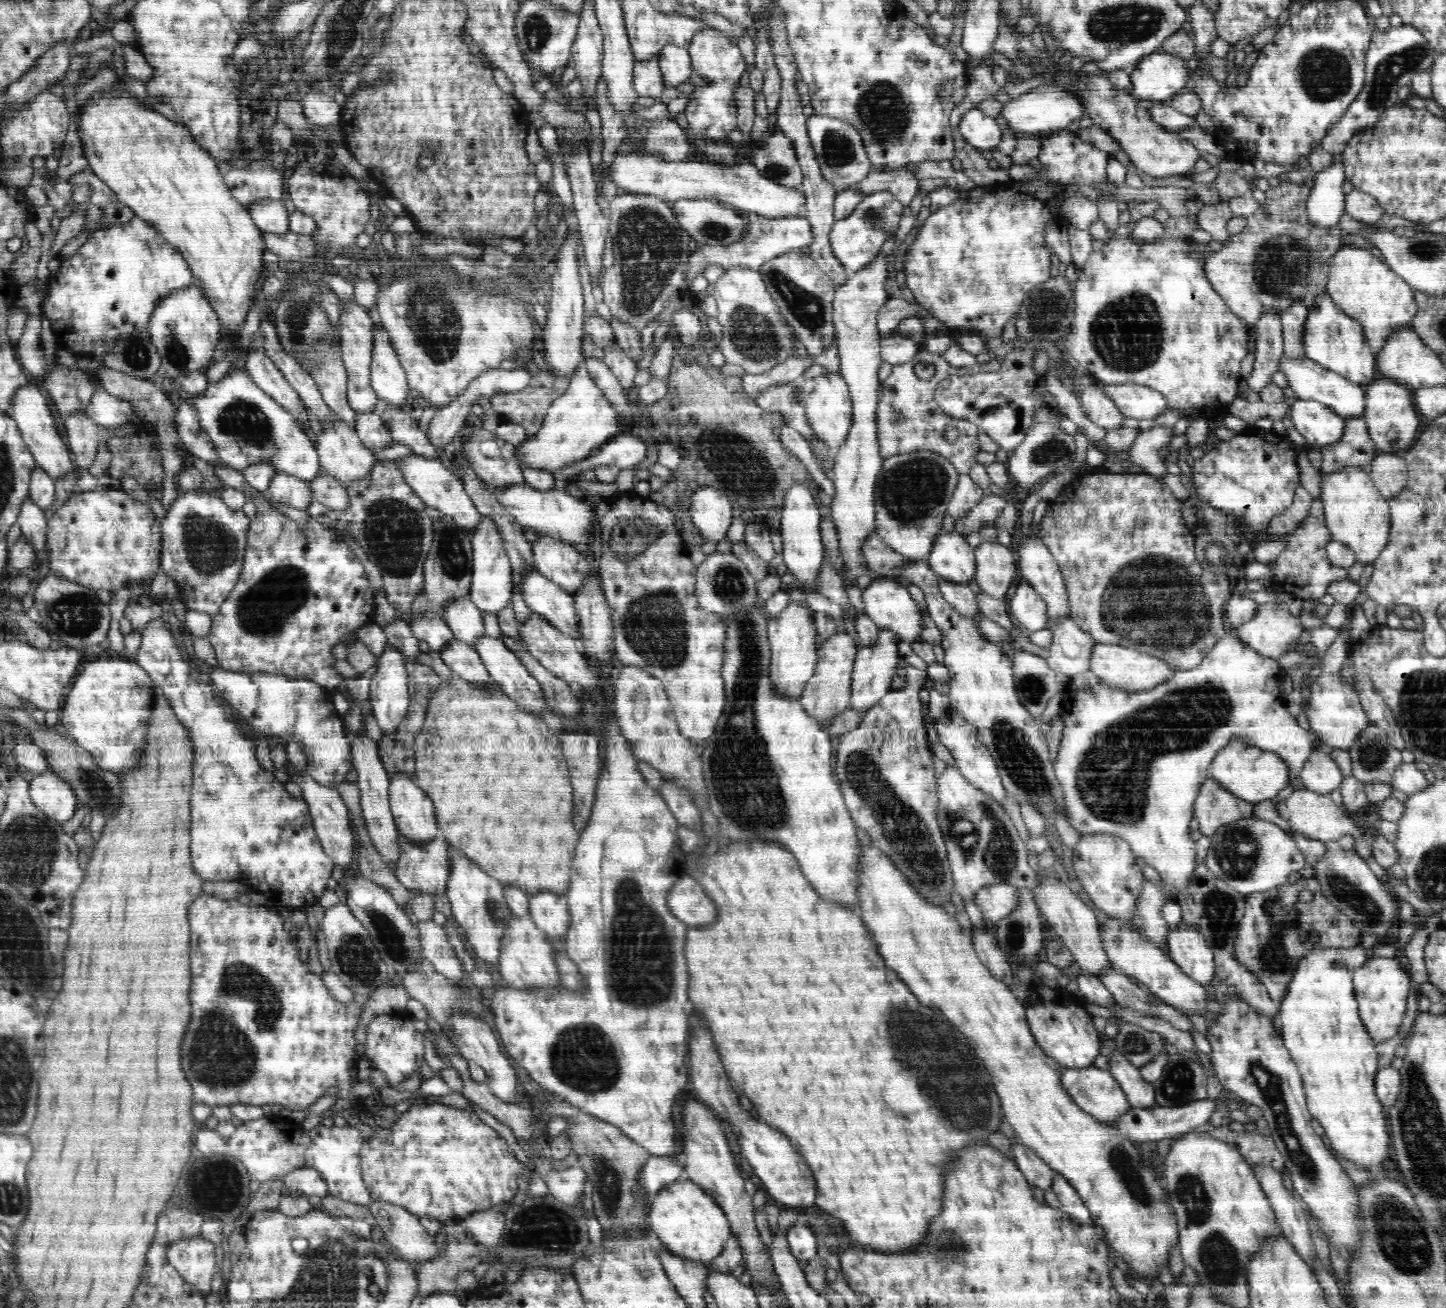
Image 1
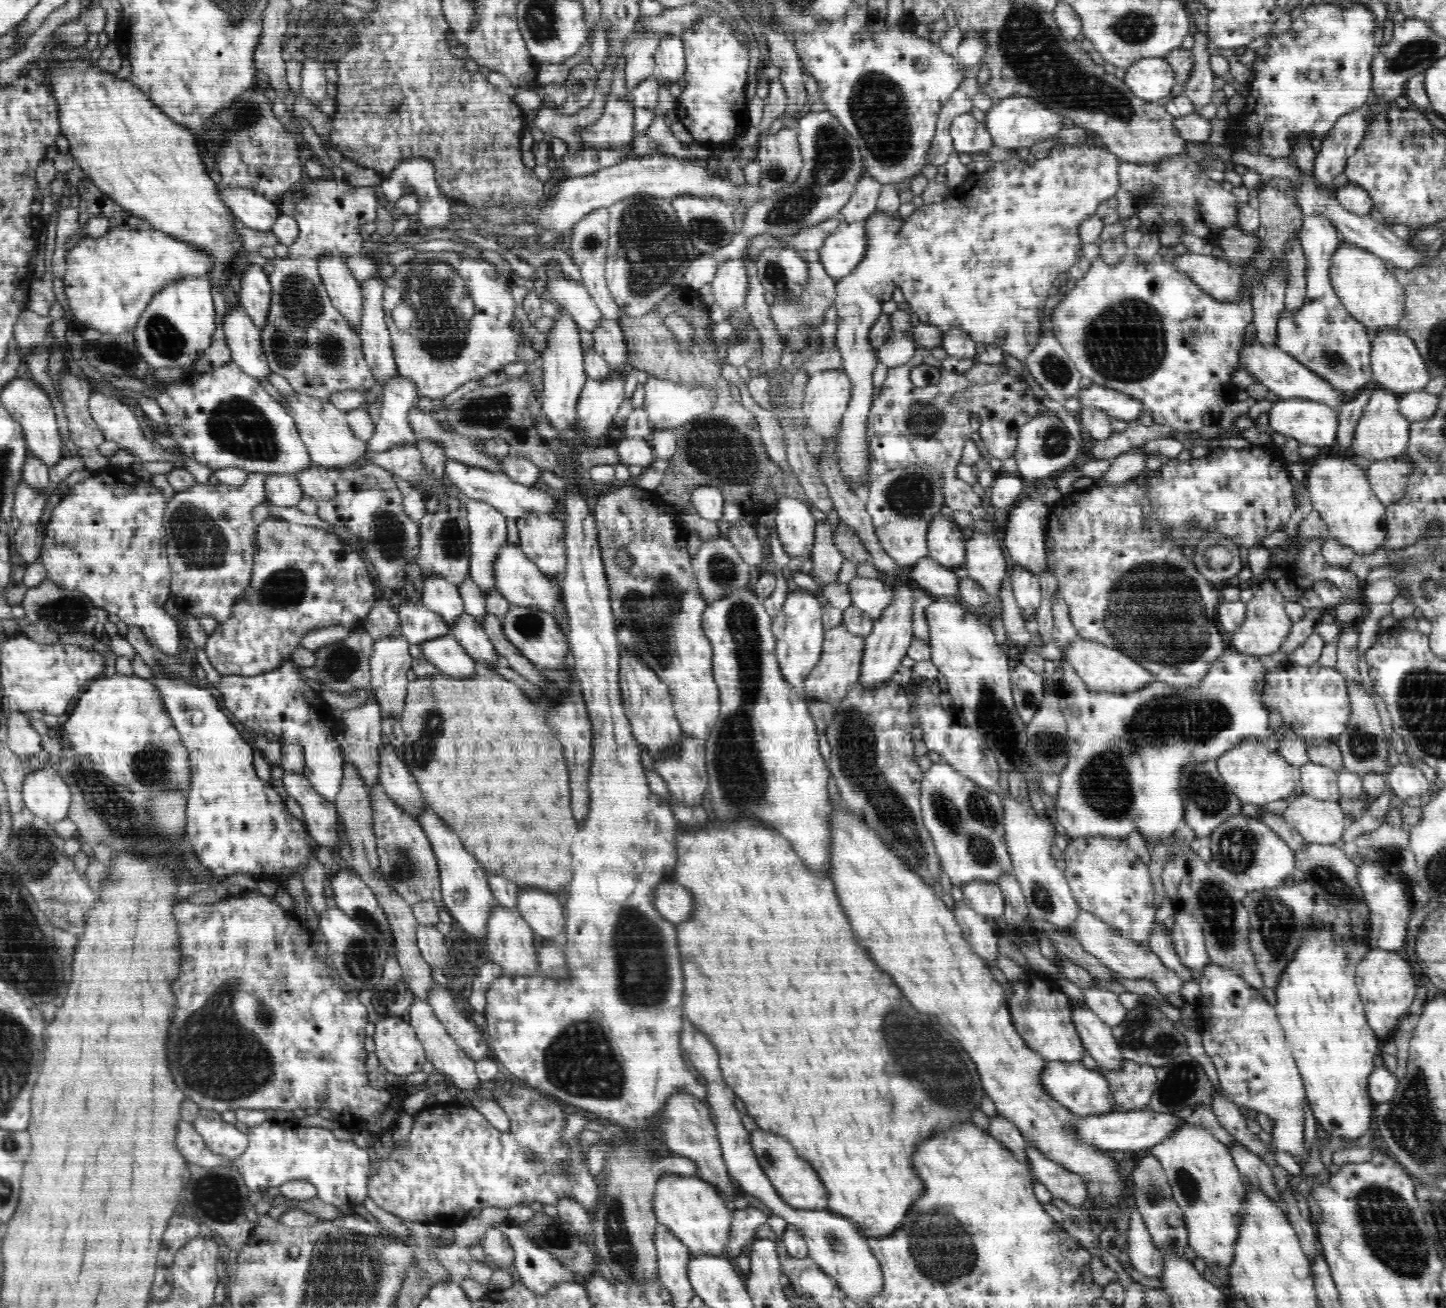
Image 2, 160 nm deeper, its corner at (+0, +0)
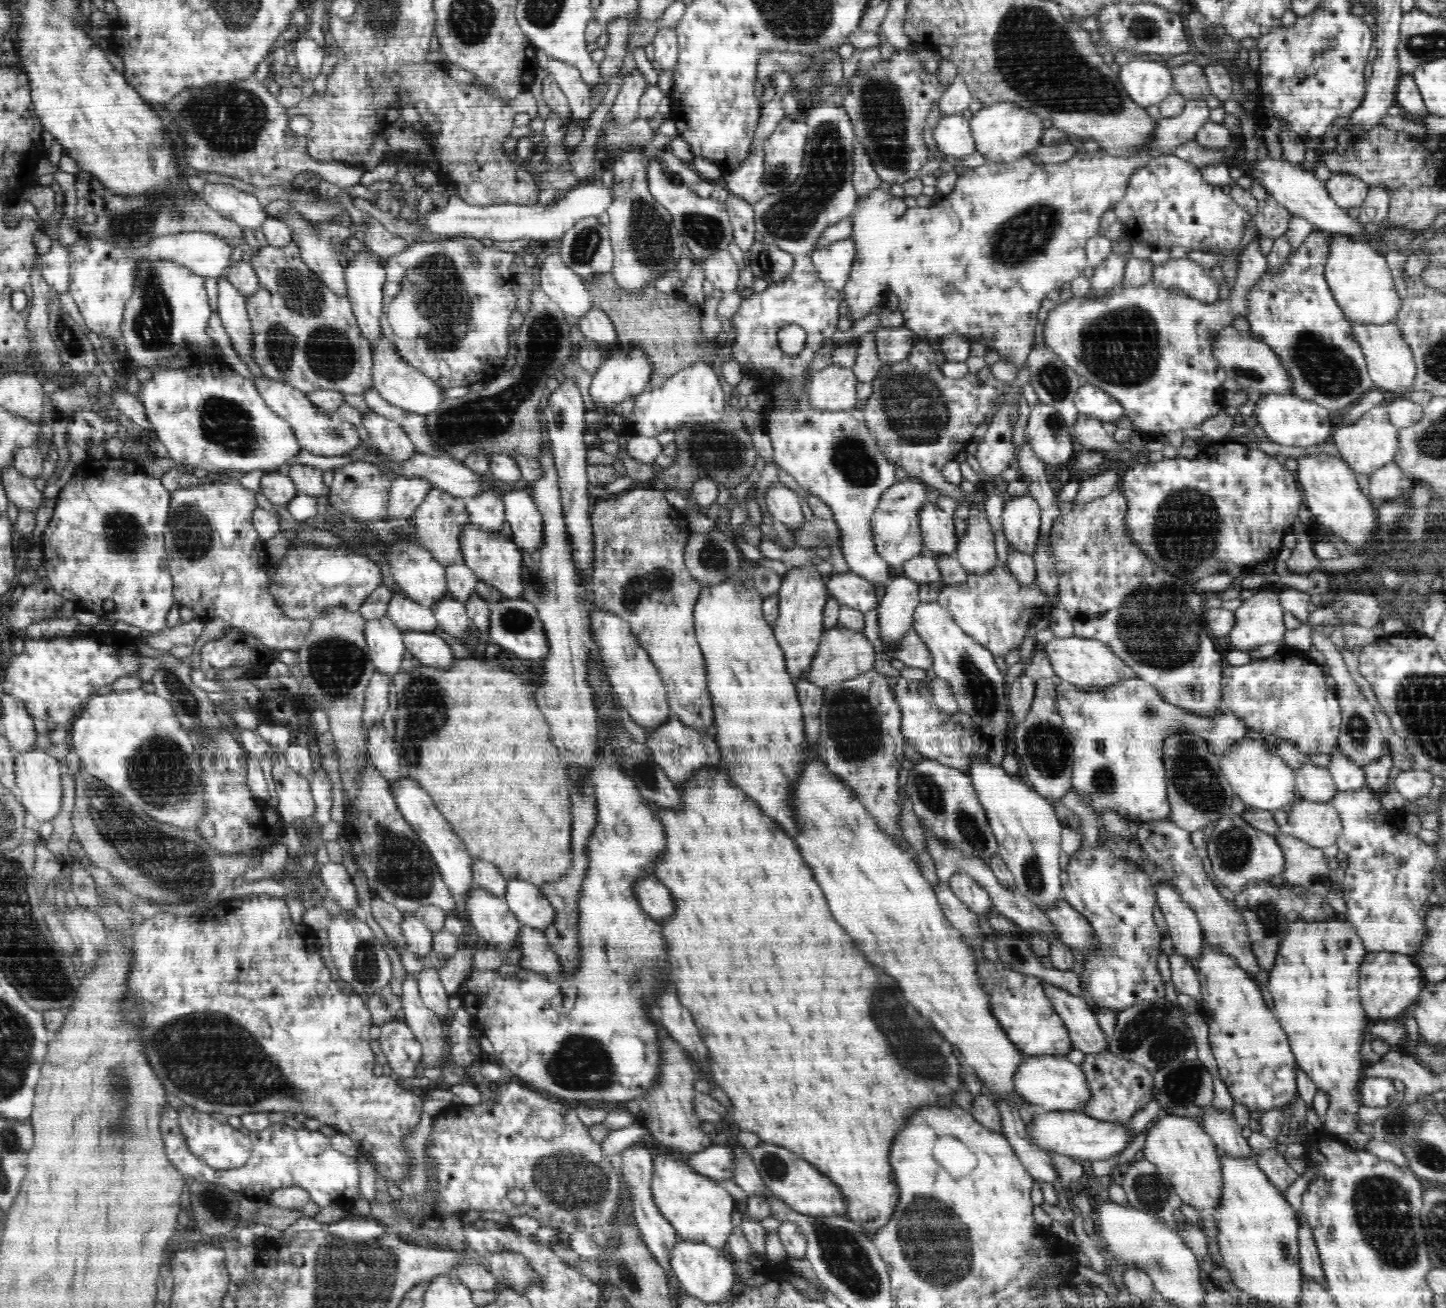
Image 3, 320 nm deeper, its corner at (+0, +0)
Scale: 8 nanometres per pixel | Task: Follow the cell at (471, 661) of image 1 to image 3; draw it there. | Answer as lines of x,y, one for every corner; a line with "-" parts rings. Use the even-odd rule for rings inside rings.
404,631
403,641
406,650
424,666
452,668
456,660
452,657
450,645
434,632

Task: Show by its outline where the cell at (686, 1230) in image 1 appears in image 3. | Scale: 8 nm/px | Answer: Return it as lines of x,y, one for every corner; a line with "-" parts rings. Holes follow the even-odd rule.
667,1152
653,1158
654,1174
650,1188
654,1202
662,1216
666,1217
677,1230
680,1239
702,1241
712,1248
722,1249
726,1246
734,1225
732,1212
736,1198
710,1177
697,1173
688,1165
688,1155
679,1152

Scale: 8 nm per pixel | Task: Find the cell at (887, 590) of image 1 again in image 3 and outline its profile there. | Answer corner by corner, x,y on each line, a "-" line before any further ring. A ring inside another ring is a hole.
833,572
827,577
826,583
829,596
833,597
841,606
845,605
866,613
877,610
876,586
855,573
838,574

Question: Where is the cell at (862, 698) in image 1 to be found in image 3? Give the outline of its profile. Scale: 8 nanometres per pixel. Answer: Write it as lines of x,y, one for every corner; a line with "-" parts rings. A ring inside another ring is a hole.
905,575
892,578
886,586
882,601
877,608
879,632
883,642
884,653
891,658
891,648
907,630
912,630
914,612
921,605
920,584

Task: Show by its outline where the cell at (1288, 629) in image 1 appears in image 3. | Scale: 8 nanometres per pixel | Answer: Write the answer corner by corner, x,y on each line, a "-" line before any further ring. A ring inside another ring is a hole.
1279,589
1258,590
1246,599
1235,611
1236,622
1229,632
1232,648
1246,651
1282,641
1287,629

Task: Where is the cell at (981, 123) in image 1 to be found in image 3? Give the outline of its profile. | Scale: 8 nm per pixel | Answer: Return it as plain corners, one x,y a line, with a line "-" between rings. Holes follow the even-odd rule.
962,114
940,115
933,139
942,154
961,158
976,152
970,122

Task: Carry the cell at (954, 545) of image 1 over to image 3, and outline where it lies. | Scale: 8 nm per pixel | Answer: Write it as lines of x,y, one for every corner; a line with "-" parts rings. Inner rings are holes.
930,501
920,507
919,525
927,552
954,556
958,546
954,519

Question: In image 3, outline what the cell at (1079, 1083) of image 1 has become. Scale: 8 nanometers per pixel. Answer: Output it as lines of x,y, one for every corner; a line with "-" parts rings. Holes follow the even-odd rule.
1032,1055
1024,1060
1024,1064
1020,1064
1014,1075
1014,1085
1024,1103
1037,1104
1046,1112
1074,1111
1092,1098
1082,1066
1076,1066
1066,1058

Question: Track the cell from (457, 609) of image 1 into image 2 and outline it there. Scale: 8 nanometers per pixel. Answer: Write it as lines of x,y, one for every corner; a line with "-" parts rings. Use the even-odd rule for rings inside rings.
436,574
423,575
423,580
421,604
437,613
448,626
454,626
456,620
466,614
457,586

